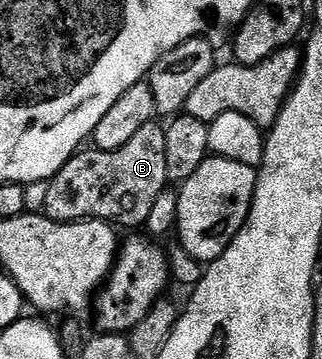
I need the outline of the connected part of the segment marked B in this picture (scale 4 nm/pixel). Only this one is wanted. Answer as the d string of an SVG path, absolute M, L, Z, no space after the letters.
M154 120L143 124L127 144L118 150L85 148L60 172L50 178L45 190L45 217L56 222L96 220L114 227L144 227L155 200L170 185L167 176L167 136L165 126Z

